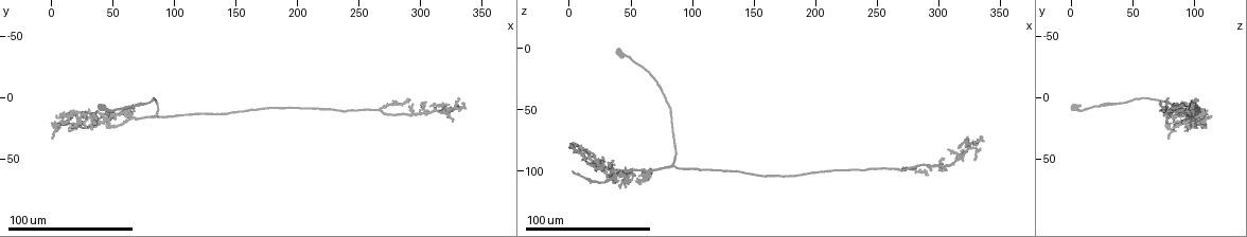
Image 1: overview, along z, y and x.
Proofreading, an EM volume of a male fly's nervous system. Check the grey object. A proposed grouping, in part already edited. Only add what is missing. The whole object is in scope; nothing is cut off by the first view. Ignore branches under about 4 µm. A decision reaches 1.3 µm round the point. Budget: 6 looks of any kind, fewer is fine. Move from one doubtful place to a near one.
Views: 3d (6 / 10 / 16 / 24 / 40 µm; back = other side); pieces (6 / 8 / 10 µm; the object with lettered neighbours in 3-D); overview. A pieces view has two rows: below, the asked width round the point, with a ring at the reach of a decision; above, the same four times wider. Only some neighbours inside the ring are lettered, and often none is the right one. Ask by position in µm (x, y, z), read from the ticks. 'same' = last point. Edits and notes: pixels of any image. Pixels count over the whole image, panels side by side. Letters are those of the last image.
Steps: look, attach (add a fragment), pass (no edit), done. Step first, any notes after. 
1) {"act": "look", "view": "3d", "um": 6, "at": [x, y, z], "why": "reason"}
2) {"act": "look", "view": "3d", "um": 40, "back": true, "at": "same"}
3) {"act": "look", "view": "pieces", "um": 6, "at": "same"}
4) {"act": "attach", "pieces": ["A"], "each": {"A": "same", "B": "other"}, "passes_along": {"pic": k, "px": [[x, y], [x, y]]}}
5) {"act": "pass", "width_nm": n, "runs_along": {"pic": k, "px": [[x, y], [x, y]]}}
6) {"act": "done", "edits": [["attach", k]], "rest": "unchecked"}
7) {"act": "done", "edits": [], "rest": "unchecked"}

{"act": "look", "view": "3d", "um": 40, "at": [46, 16, 114], "why": "an open end"}

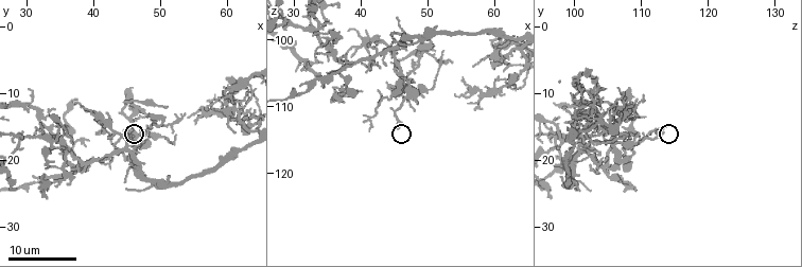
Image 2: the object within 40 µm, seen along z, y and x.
{"act": "look", "view": "pieces", "um": 6, "at": [45.5, 16.0, 113.0]}

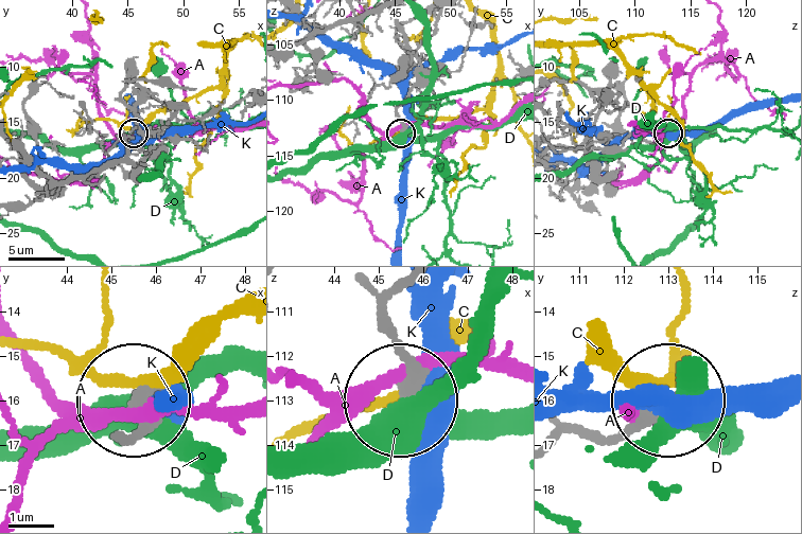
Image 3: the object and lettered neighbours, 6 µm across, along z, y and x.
{"act": "pass", "each": {"A": "other", "C": "other", "D": "other", "K": "other"}, "runs_along": {"pic": 3, "px": [[397, 17], [420, 65], [419, 82], [397, 110], [401, 132]]}, "found": "none of them fits"}

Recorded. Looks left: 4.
{"act": "look", "view": "3d", "um": 40, "at": [2, 32, 78], "why": "an open end"}

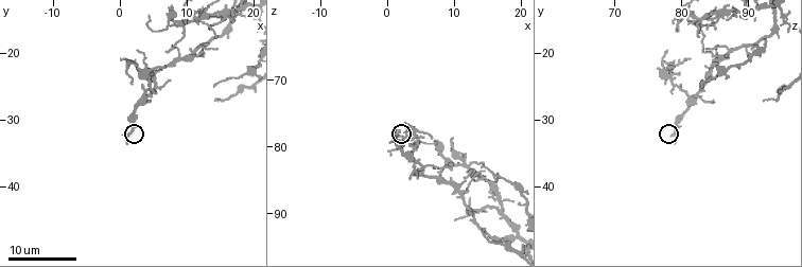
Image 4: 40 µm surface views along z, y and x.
{"act": "look", "view": "pieces", "um": 10, "at": [1.0, 33.5, 79.0]}

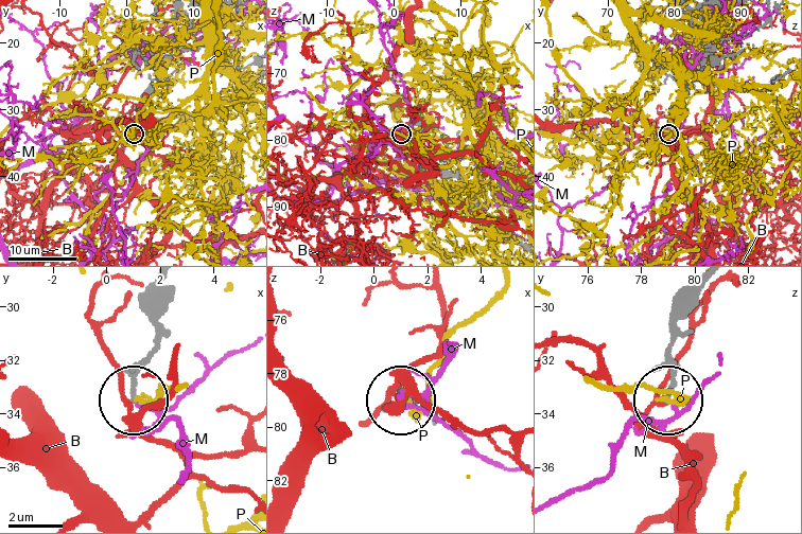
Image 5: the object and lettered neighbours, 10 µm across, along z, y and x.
{"act": "pass", "each": {"B": "other", "M": "other", "P": "other"}, "found": "no lettered fragment goes on from it"}

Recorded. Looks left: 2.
{"act": "look", "view": "3d", "um": 24, "at": [26, 22, 90], "why": "branch stops here"}

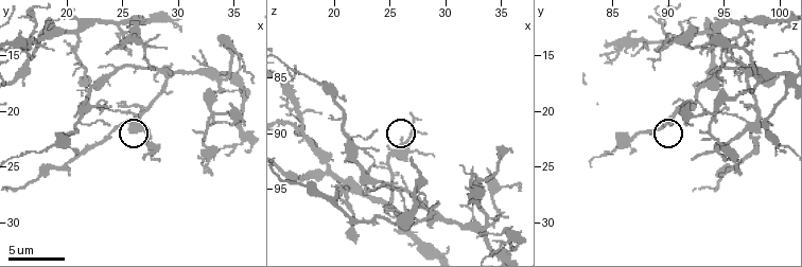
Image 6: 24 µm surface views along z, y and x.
{"act": "look", "view": "pieces", "um": 8, "at": [26.8, 24.2, 92.4], "why": "see the neighbours"}

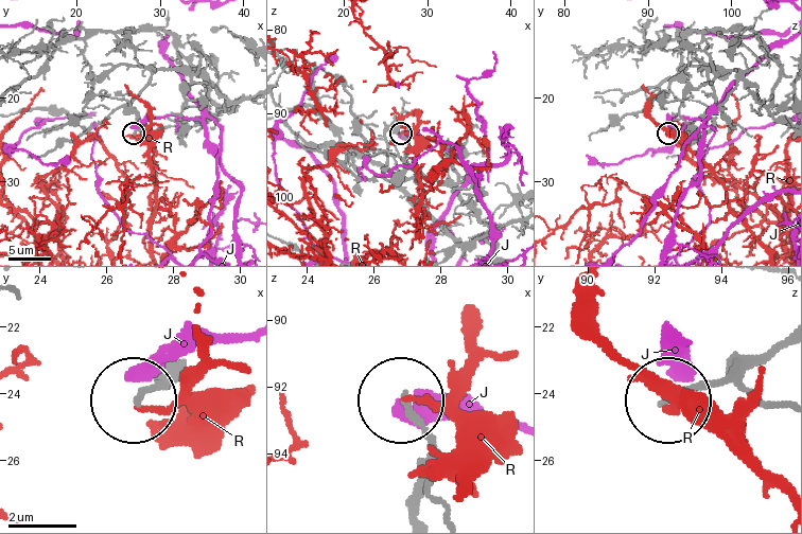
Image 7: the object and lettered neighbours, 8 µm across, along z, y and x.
{"act": "pass", "each": {"J": "other", "R": "other"}, "runs_along": {"pic": 7, "px": [[407, 516], [424, 430], [402, 399]]}, "found": "none of them fits"}

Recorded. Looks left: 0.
{"act": "done", "edits": [], "rest": "unchecked"}

